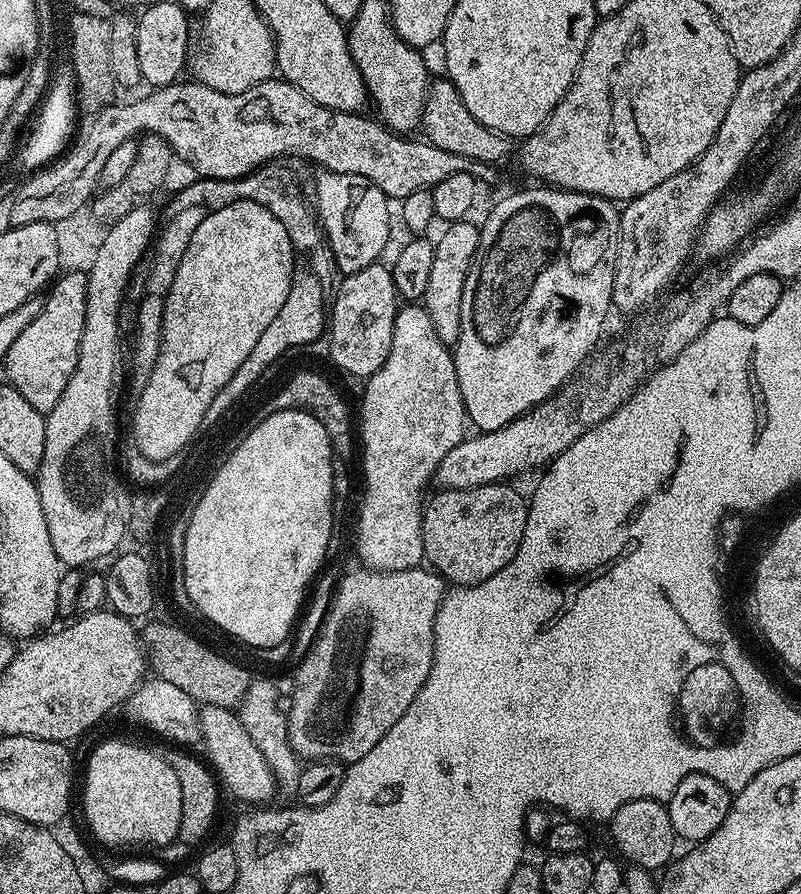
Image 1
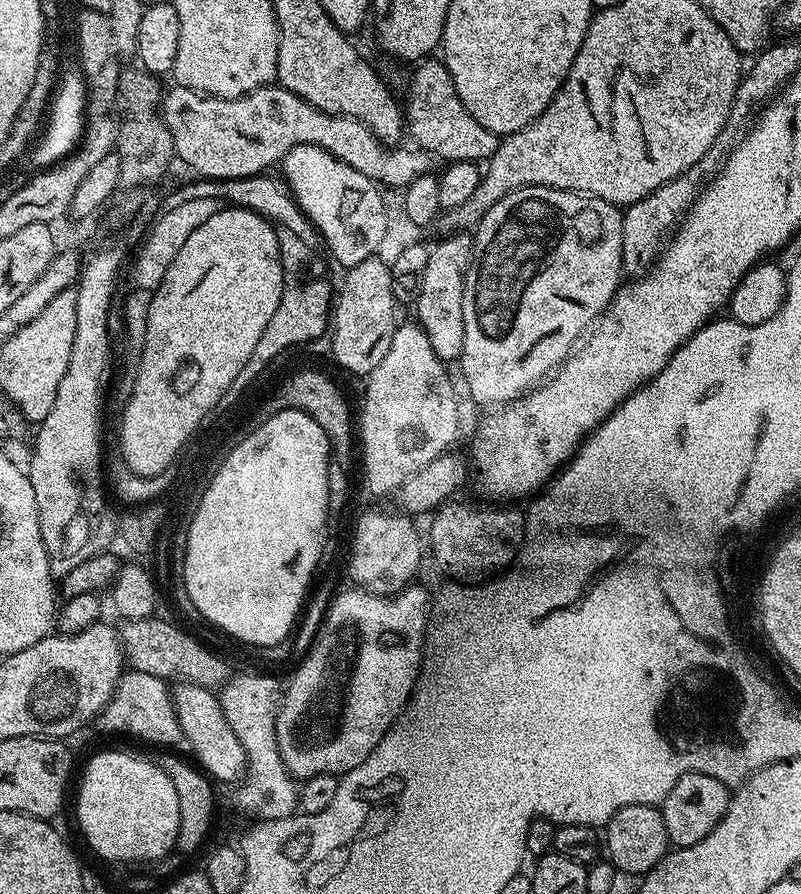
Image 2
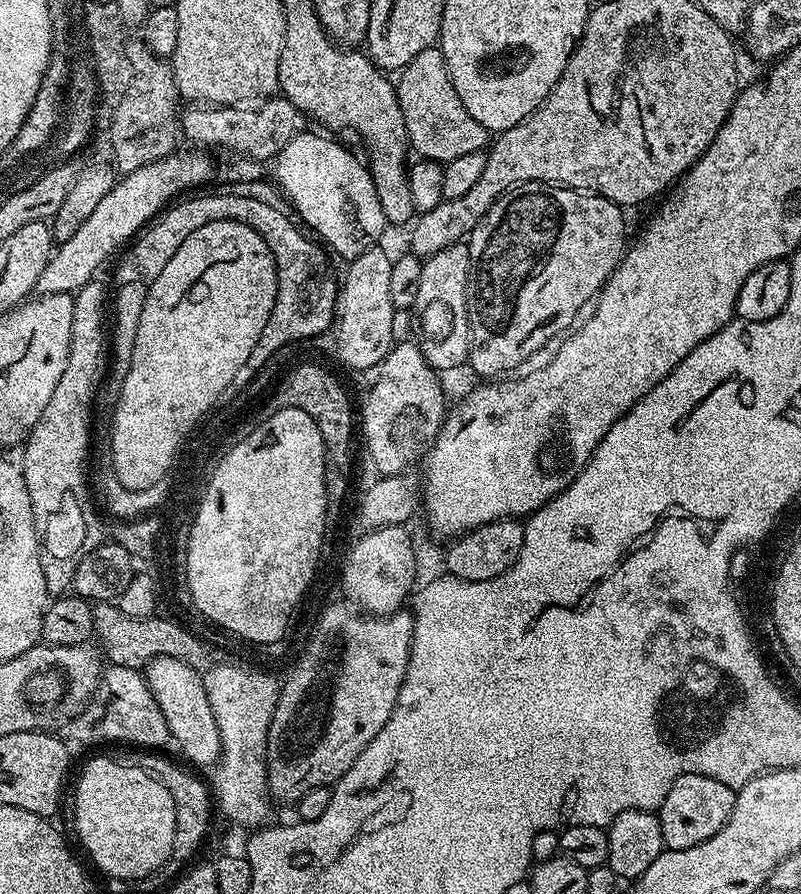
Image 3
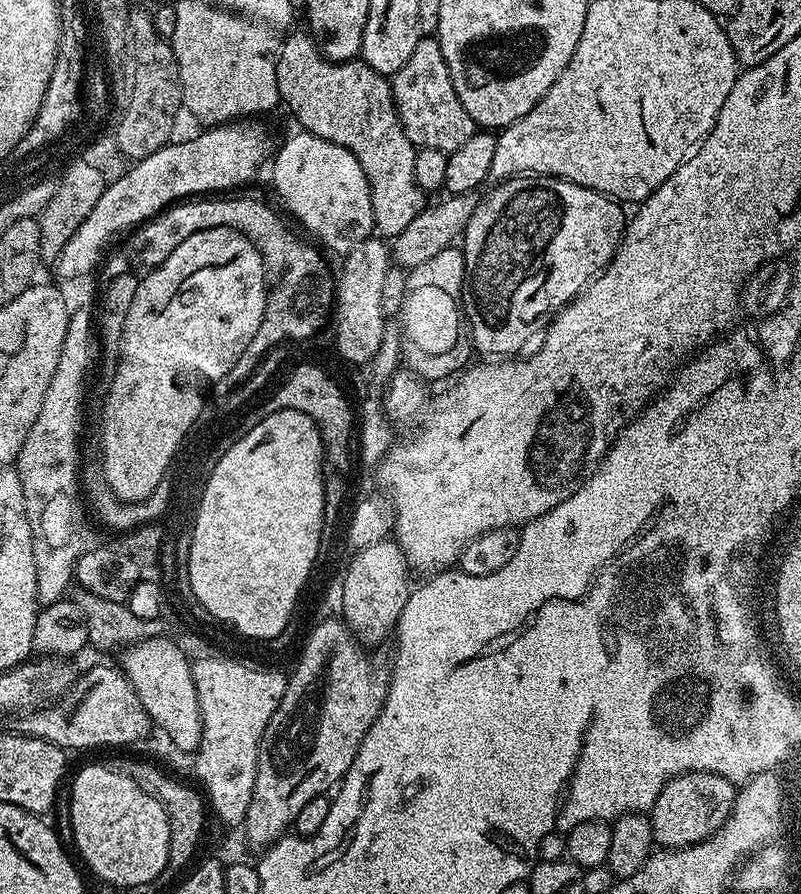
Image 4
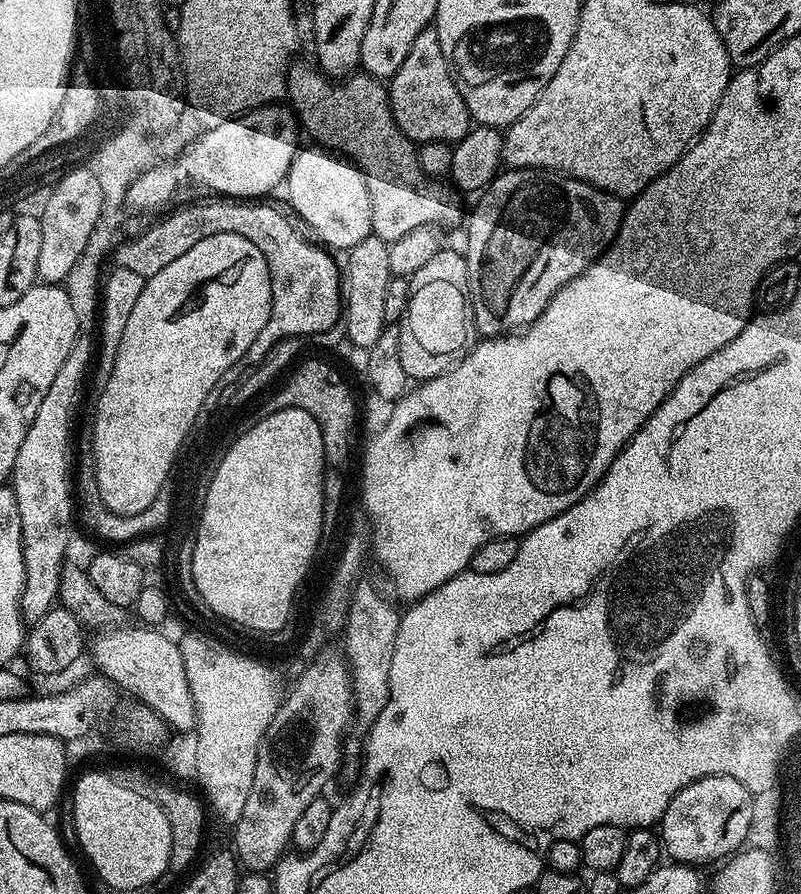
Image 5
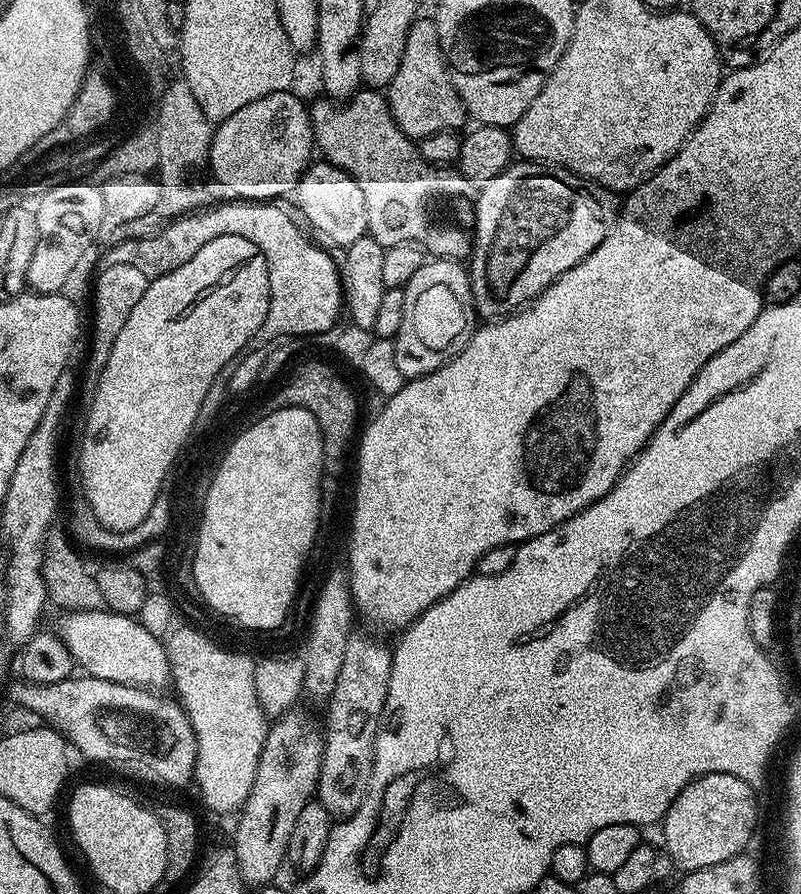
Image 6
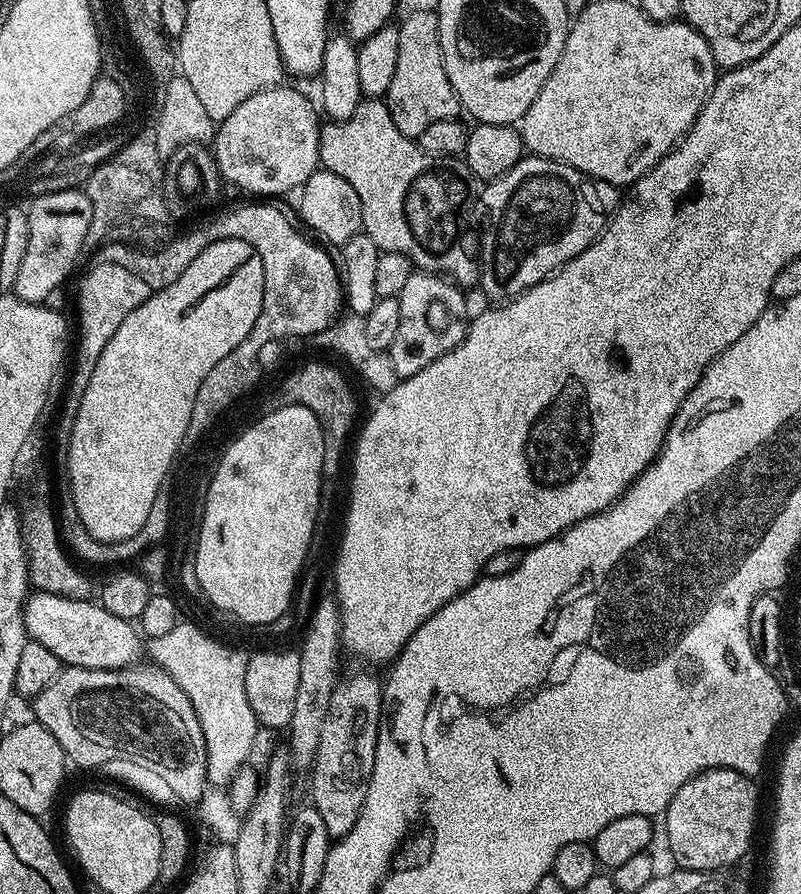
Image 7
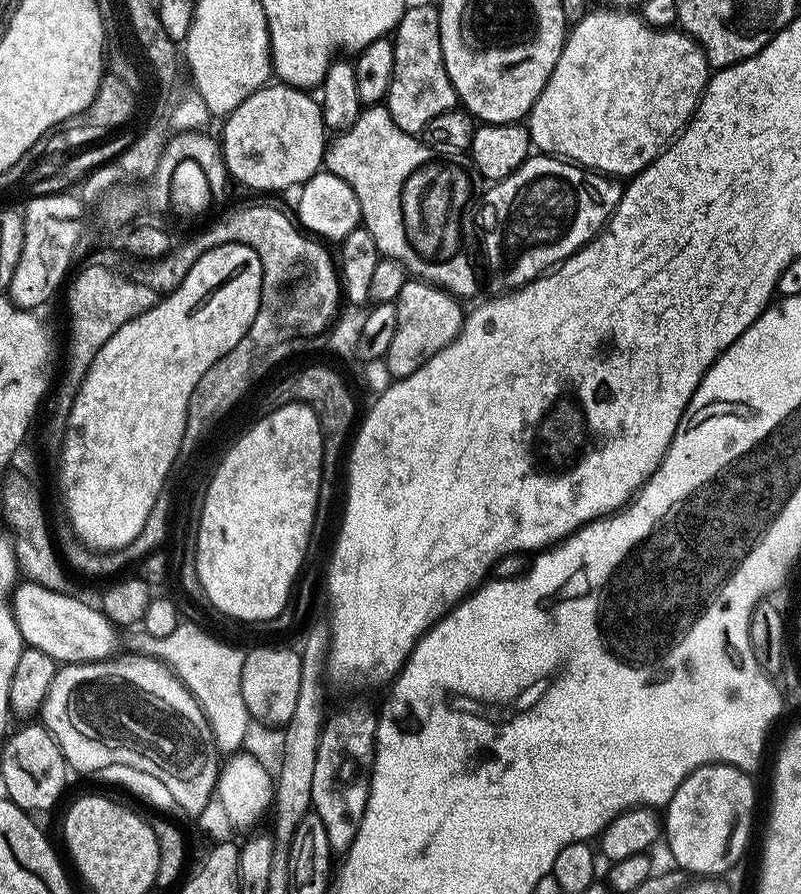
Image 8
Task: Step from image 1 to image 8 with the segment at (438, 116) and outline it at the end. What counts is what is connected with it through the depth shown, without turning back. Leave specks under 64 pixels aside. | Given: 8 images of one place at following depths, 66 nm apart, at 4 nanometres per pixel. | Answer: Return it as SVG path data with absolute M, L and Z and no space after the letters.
M413 3L402 14L391 41L394 46L394 74L390 78L386 107L399 128L420 134L426 122L438 118L438 114L446 114L446 110L458 104L450 74L446 74L446 62L442 58L439 7L435 3Z

